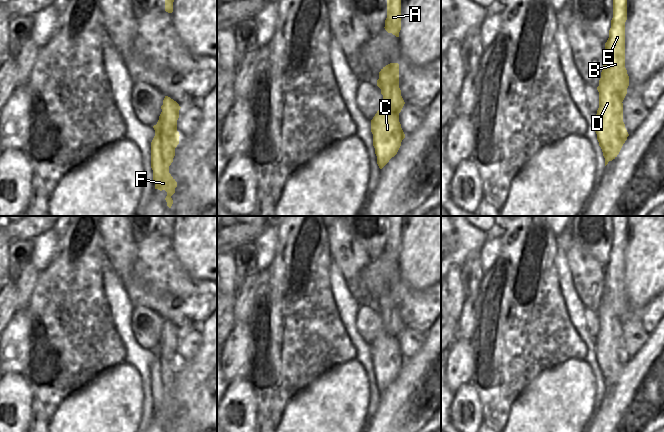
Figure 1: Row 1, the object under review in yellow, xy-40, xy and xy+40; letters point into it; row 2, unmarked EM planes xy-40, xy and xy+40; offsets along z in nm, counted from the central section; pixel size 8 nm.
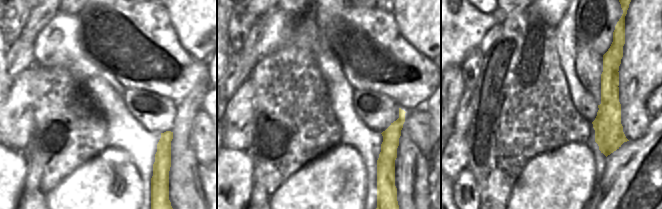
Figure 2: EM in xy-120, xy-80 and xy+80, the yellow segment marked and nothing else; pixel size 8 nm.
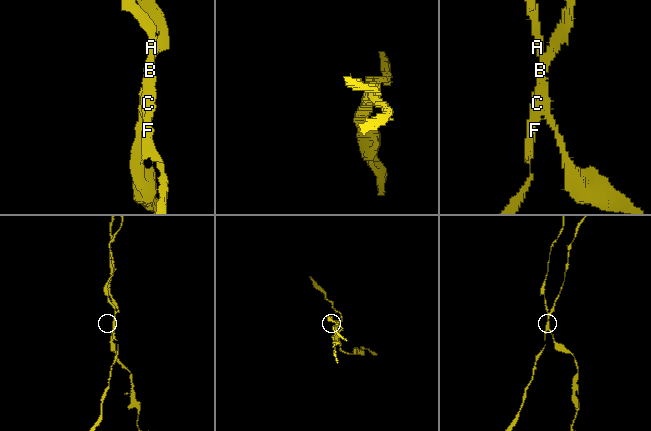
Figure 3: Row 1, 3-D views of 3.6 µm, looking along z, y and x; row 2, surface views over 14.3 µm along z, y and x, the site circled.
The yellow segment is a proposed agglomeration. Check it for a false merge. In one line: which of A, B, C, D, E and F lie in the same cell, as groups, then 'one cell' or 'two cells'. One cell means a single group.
groups A B E / C D F; two cells

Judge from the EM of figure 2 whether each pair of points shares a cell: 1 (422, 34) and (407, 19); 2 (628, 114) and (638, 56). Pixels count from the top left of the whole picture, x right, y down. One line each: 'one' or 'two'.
1: one
2: one

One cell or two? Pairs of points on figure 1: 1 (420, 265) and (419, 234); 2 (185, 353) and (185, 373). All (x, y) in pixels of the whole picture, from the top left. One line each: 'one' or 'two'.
1: one
2: two

